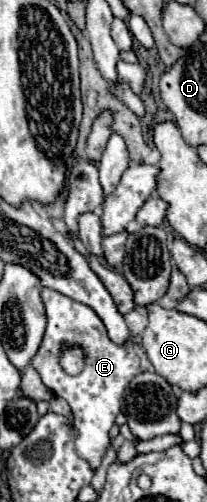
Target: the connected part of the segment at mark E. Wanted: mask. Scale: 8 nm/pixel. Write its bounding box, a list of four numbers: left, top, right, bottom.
[32,287,142,471]

